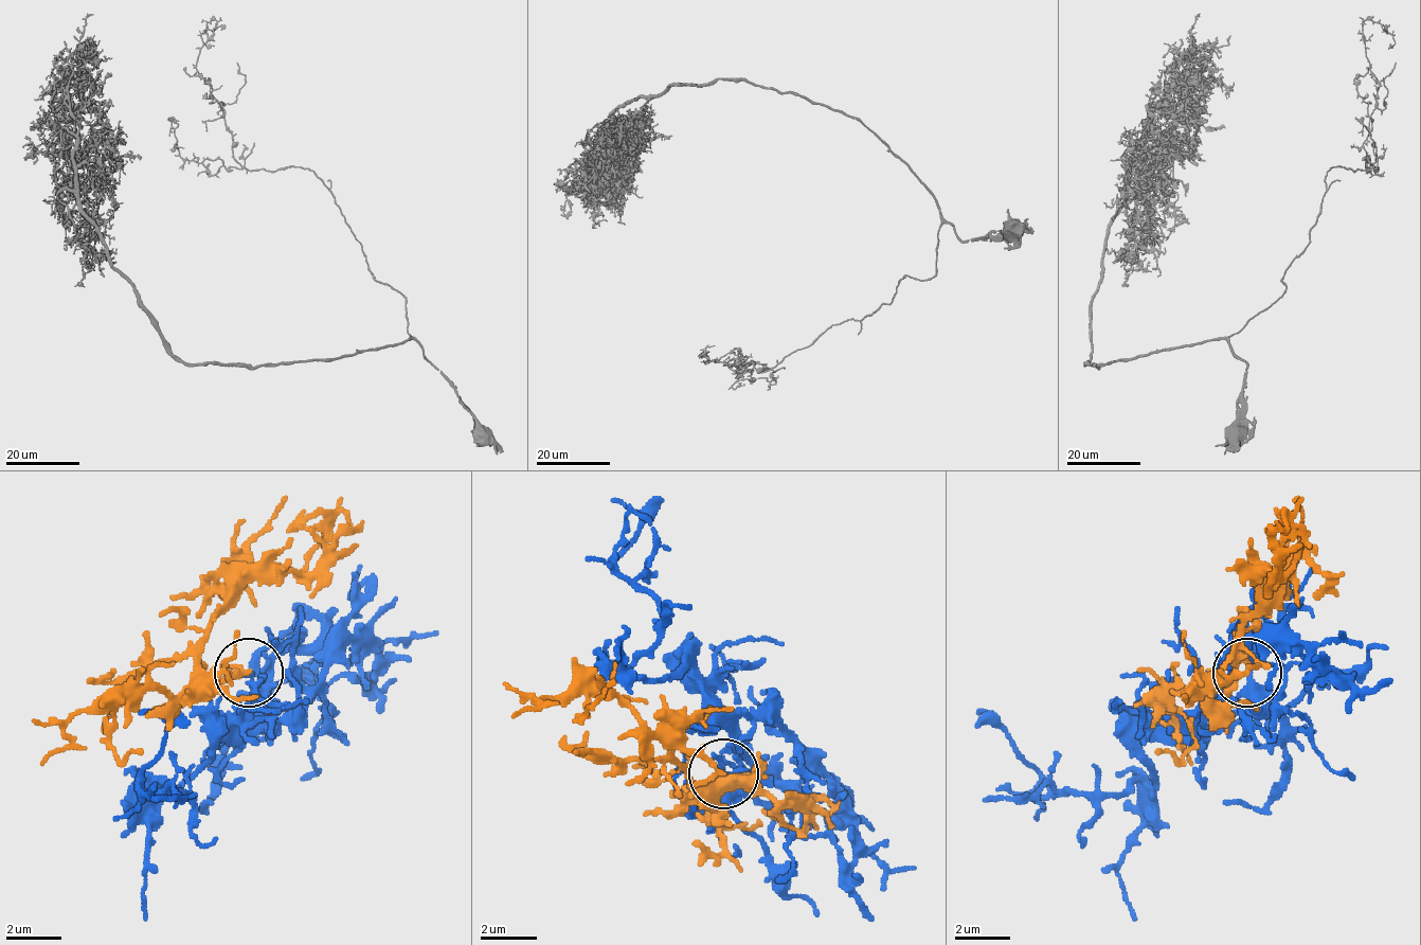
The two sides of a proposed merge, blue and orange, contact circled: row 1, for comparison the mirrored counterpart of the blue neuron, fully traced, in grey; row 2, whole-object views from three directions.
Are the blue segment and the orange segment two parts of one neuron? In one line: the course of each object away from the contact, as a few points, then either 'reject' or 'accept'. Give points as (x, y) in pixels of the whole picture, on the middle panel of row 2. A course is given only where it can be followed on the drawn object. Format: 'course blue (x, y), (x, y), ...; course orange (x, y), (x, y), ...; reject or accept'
course blue (721, 774), (714, 691), (686, 663), (637, 670), (659, 607), (624, 578), (637, 516), (609, 501); course orange (721, 774), (679, 747), (679, 761), (735, 789), (785, 796), (820, 831); accept

